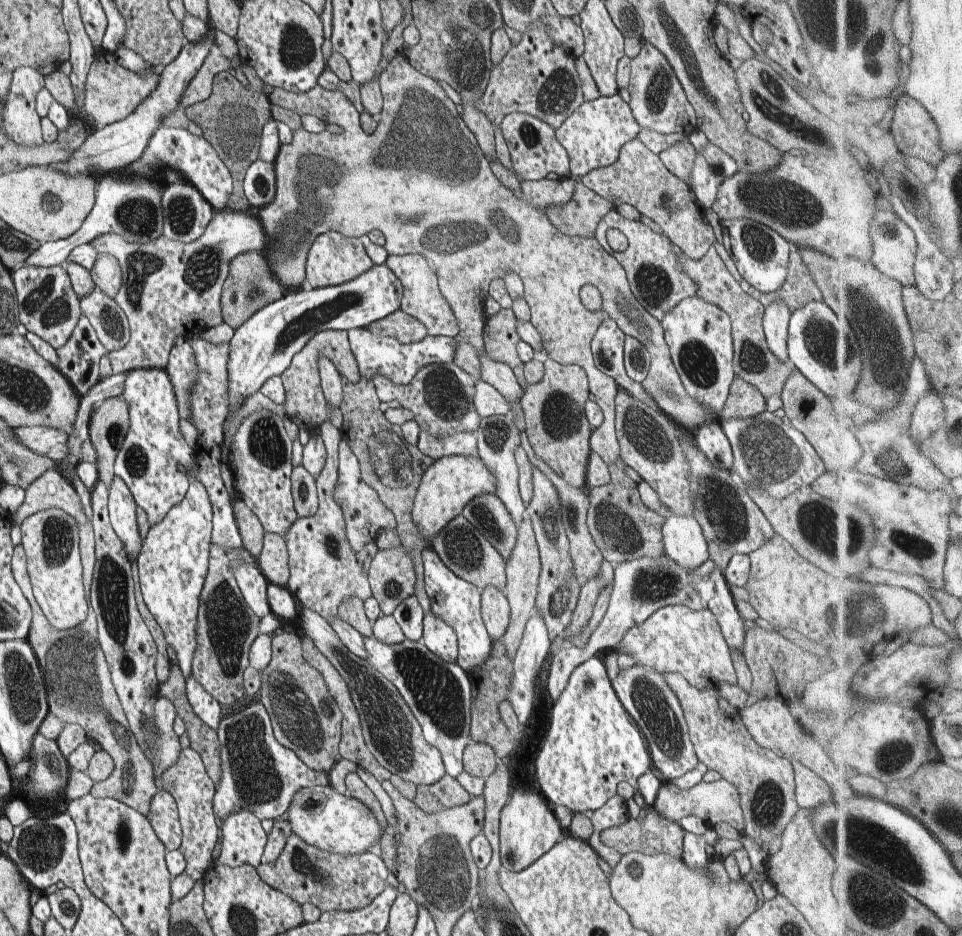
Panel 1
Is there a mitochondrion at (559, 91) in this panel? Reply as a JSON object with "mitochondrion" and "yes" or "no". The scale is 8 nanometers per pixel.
{"mitochondrion":"yes"}

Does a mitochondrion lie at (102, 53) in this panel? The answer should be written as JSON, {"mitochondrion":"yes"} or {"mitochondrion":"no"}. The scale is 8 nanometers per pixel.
{"mitochondrion":"no"}

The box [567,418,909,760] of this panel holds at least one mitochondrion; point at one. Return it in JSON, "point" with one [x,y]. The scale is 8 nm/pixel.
{"point":[817,523]}

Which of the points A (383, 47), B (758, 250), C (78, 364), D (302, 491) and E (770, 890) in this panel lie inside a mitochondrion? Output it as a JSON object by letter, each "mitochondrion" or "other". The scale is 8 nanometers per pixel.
{"A":"other","B":"mitochondrion","C":"other","D":"other","E":"other"}

